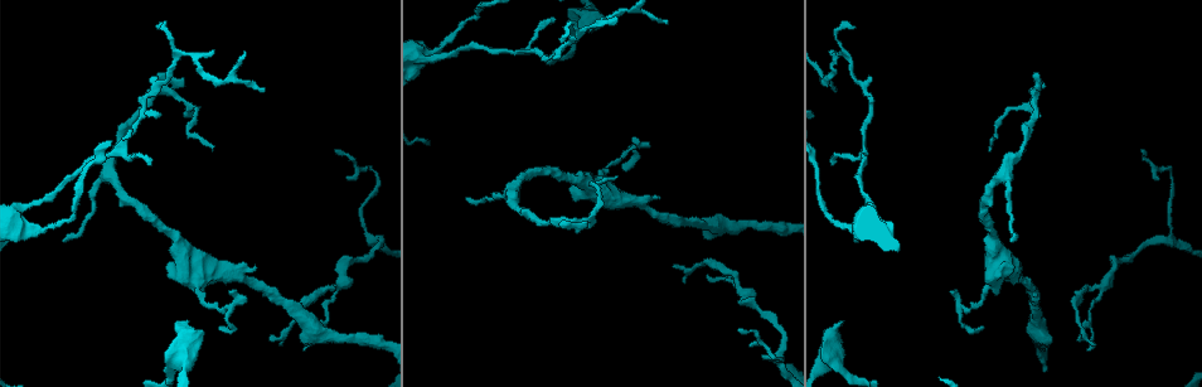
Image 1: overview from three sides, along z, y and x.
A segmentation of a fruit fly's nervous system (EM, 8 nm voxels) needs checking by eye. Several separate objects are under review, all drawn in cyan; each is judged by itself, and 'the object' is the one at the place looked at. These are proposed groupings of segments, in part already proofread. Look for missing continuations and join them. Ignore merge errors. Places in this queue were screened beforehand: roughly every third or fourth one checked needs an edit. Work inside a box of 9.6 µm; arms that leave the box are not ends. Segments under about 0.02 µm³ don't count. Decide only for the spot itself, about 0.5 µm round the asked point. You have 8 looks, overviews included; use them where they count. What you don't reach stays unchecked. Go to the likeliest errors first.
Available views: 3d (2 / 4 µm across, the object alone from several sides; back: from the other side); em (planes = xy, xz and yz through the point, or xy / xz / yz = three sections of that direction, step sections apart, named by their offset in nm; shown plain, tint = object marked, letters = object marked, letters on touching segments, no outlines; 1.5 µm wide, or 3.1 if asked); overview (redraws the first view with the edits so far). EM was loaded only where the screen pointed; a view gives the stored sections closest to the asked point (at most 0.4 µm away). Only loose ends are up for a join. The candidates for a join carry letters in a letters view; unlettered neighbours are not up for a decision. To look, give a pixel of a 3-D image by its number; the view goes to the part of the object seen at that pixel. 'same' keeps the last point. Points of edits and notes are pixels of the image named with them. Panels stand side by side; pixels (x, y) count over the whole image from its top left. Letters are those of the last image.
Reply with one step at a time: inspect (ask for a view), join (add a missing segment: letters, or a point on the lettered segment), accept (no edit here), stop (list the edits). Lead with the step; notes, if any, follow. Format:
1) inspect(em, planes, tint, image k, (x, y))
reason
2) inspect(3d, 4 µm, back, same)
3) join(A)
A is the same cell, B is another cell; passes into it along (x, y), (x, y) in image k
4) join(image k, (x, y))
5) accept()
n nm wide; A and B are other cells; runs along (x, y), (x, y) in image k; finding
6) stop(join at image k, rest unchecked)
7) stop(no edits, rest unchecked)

inspect(3d, 4 µm, image 1, (186, 321))
thick end

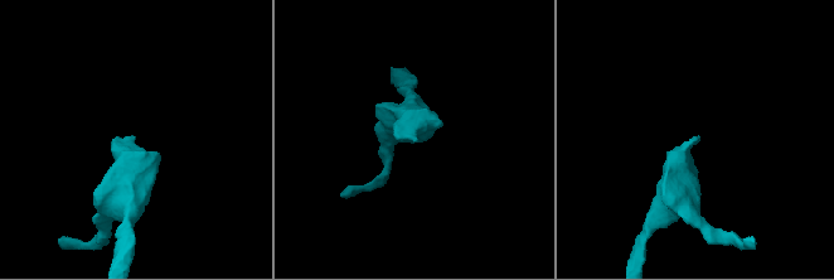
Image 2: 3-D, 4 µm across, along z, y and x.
inspect(em, planes, letters, image 2, (413, 141))

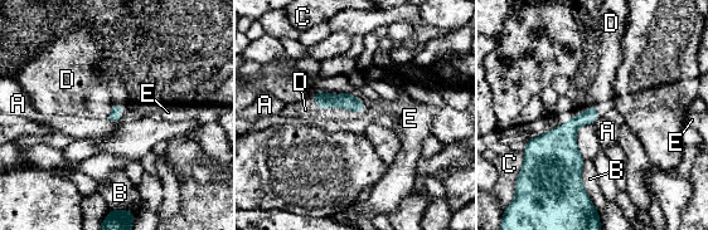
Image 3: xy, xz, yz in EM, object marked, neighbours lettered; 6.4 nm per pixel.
join(D)
D touches over 360 nm; D is the same cell, A, B, C and E are other cells; the neuron continues

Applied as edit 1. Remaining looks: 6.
inspect(em, planes, letters, image 1, (156, 26))
free end

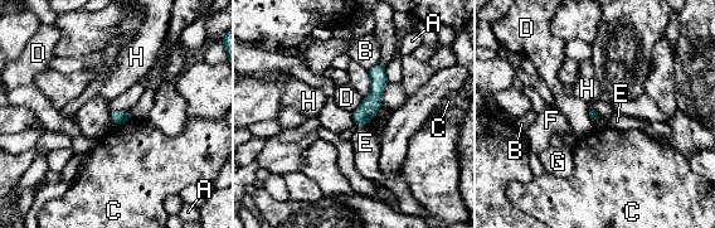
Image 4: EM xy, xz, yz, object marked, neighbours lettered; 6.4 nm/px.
accept()
A, B, C, D, E, F, G and H are other cells; runs along (382, 68), (377, 95), (360, 124) in image 4; none of them fits

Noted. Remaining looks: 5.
inspect(3d, 4 µm, back, image 1, (672, 266))
branch stops here

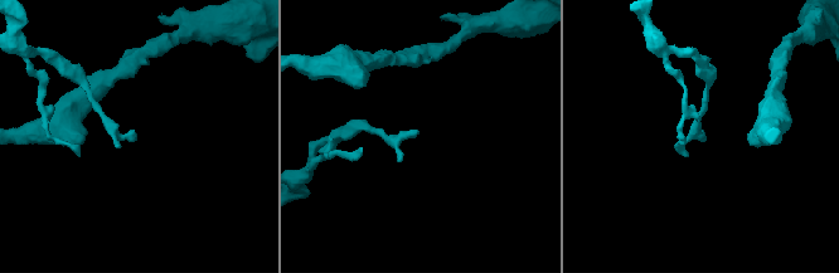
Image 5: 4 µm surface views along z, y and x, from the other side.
inspect(em, planes, letters, image 5, (418, 131))

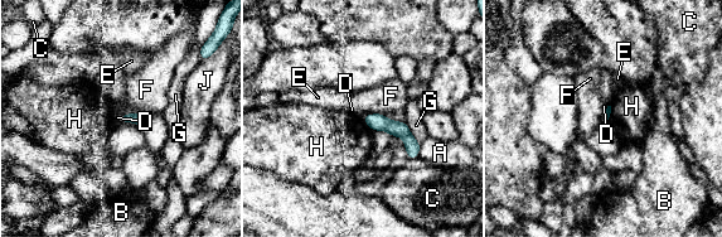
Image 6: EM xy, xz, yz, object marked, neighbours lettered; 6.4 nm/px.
accept()
A, B, C, D, E, F, G, H and J are other cells; no lettered segment goes on from it

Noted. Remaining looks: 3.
inspect(em, yz, step 8, tint, image 1, (230, 292))
tapers out

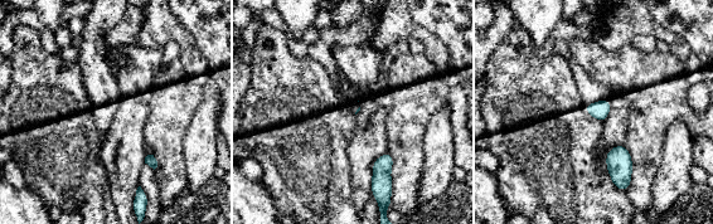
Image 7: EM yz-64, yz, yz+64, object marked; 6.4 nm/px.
inspect(em, planes, letters, same)

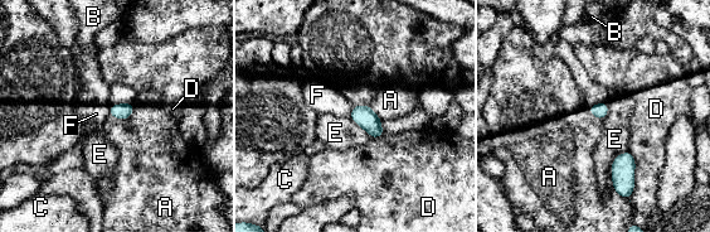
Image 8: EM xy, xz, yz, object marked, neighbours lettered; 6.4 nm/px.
accept()
90 nm wide; D touches over 280 nm; A, B, C, D, E and F are other cells; no lettered segment goes on from it

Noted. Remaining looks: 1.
stop(join at image 3, rest unchecked)

